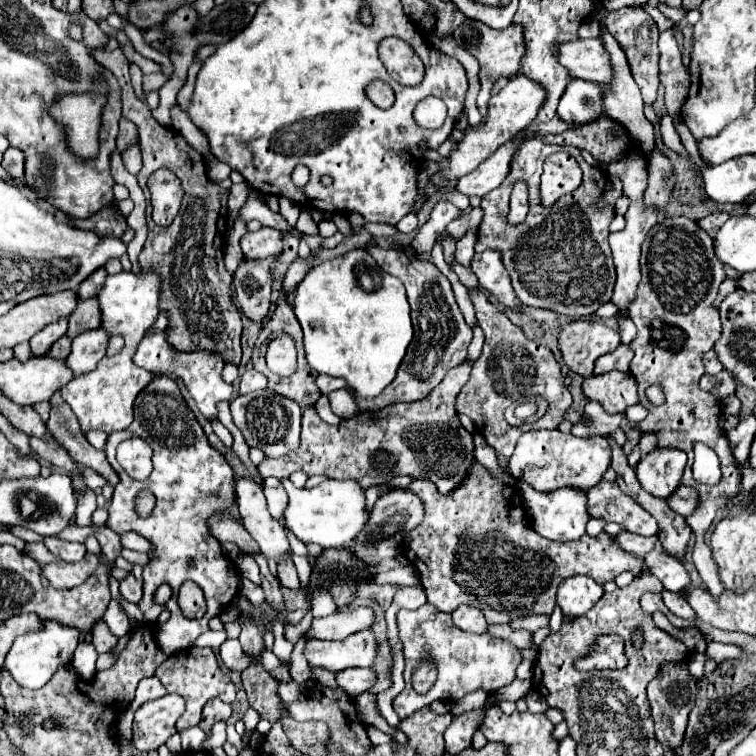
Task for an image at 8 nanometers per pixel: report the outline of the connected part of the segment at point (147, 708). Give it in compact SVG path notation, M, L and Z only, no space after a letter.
M163 695L143 703L133 721L133 745L139 751L151 751L163 745L173 733L175 723L185 711L185 701L179 695Z

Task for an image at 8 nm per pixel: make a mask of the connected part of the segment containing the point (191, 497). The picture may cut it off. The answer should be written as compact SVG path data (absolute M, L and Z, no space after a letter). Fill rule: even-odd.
M157 375L153 383L137 395L133 423L127 429L109 435L105 453L107 461L119 475L119 485L115 485L115 495L107 507L107 525L115 533L135 531L151 543L151 561L143 567L143 597L139 601L139 609L145 619L155 623L155 641L161 651L165 651L165 655L175 655L177 651L191 647L193 641L203 631L207 631L209 619L217 617L223 607L237 597L239 571L233 561L223 555L221 543L209 533L207 525L207 521L217 513L239 517L235 503L235 475L225 457L209 445L205 431L181 397L177 383L167 375ZM127 437L141 437L153 449L153 473L147 481L129 479L123 467L115 461L115 447ZM141 489L149 489L157 497L157 505L149 519L141 519L133 513L133 501ZM185 581L195 581L205 595L207 613L203 615L203 619L183 619L181 615L177 593ZM161 583L169 583L173 587L173 597L169 599L169 603L165 603L171 617L167 623L159 625L155 621L159 615L159 607L149 605L149 599Z

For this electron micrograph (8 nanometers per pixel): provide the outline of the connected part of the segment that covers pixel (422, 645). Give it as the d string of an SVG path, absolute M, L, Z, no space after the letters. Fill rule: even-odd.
M425 603L423 607L415 611L399 611L397 613L397 627L399 627L399 639L403 643L405 653L405 691L393 699L395 711L399 711L399 717L409 717L413 711L431 705L435 699L451 701L461 699L467 693L473 693L477 689L483 689L487 693L493 693L499 687L509 685L515 679L515 671L521 663L519 651L503 643L489 633L485 635L473 635L457 629L451 621L449 613L441 613L437 607ZM429 659L437 667L437 681L431 687L427 695L419 695L411 685L411 675L419 661Z

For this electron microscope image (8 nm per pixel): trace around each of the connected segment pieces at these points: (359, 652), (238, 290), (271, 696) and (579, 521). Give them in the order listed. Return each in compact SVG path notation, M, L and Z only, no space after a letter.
M373 631L355 633L343 641L317 641L311 639L305 647L307 661L321 665L333 673L351 667L373 667L373 659L379 655L379 643Z
M275 257L265 259L243 259L233 275L235 303L251 321L265 321L269 311L271 269L275 266Z
M253 663L249 669L241 673L241 681L245 685L249 705L259 711L263 719L271 723L281 717L281 699L277 697L277 681L259 665Z
M519 485L519 495L523 501L523 507L527 511L527 517L531 521L531 527L543 535L545 539L551 541L571 541L571 539L579 539L585 533L585 525L591 519L589 511L587 511L587 491L581 489L557 489L553 493L541 493L535 491L531 485Z

